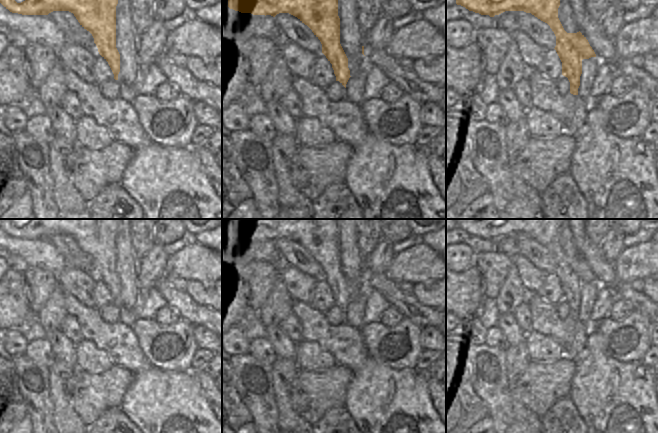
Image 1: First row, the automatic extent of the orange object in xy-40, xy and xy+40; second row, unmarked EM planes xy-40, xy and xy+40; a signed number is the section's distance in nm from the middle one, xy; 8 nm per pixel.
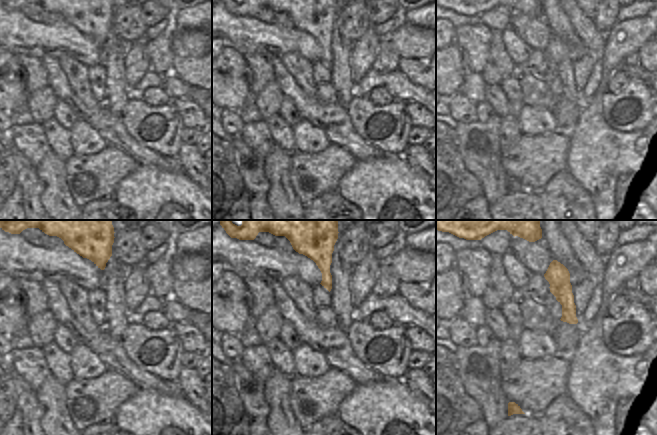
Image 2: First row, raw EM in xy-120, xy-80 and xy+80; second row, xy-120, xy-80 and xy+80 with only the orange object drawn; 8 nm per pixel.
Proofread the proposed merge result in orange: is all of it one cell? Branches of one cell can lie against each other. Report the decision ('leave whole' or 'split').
leave whole

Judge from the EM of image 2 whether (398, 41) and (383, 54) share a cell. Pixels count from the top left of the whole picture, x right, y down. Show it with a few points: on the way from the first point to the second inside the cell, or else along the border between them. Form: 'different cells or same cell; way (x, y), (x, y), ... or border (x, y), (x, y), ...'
different cells; border (384, 37), (400, 57)

